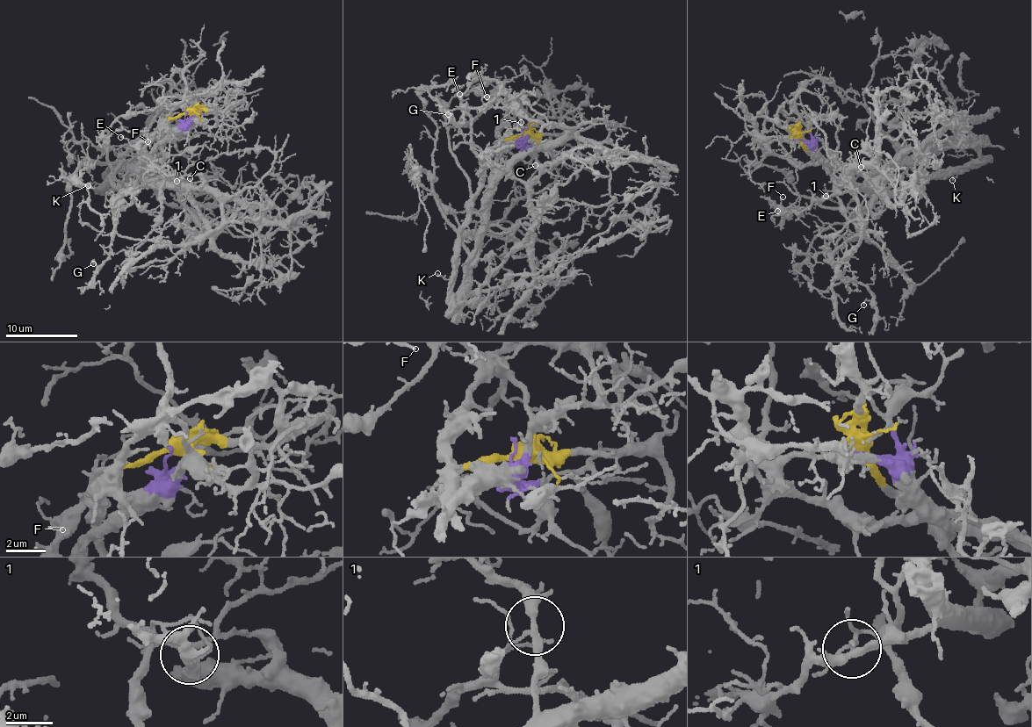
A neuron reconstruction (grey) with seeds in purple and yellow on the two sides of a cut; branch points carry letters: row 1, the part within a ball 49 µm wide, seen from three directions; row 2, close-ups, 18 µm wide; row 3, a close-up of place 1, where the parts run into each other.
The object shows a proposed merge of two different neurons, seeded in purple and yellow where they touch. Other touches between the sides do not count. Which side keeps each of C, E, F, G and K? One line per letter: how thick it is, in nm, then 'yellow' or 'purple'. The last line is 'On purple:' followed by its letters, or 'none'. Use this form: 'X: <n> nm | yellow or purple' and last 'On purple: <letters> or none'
C: 140 nm | purple
E: 140 nm | purple
F: 130 nm | purple
G: 120 nm | yellow
K: 170 nm | yellow
On purple: C, E, F

